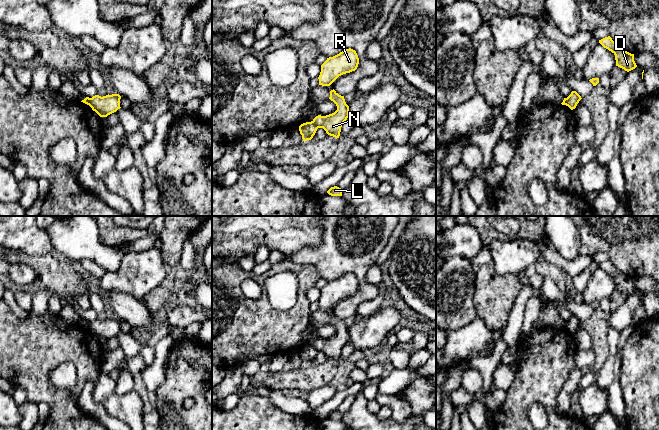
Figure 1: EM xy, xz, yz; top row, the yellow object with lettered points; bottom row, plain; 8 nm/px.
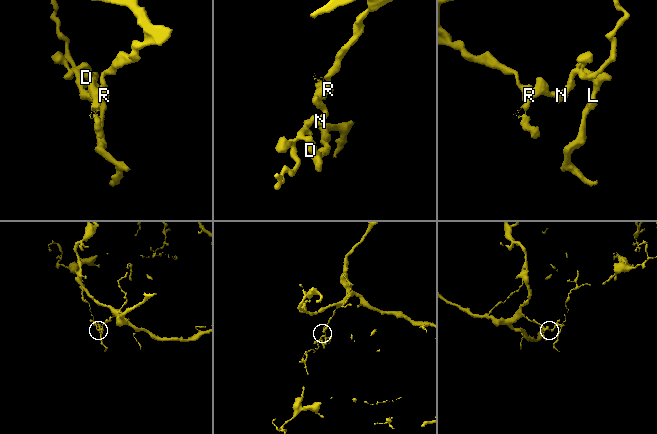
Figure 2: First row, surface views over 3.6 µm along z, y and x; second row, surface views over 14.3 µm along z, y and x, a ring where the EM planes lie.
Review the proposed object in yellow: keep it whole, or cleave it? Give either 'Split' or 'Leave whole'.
Split

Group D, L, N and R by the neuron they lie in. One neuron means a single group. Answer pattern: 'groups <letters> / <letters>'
groups D L / N R

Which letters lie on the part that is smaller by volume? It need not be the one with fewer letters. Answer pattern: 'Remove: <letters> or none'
Remove: D, L

